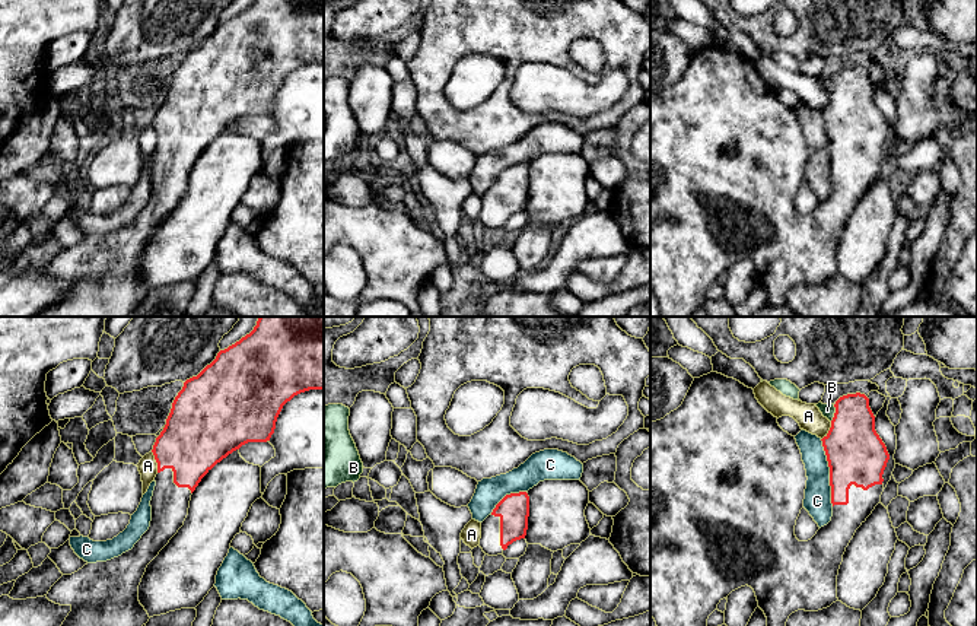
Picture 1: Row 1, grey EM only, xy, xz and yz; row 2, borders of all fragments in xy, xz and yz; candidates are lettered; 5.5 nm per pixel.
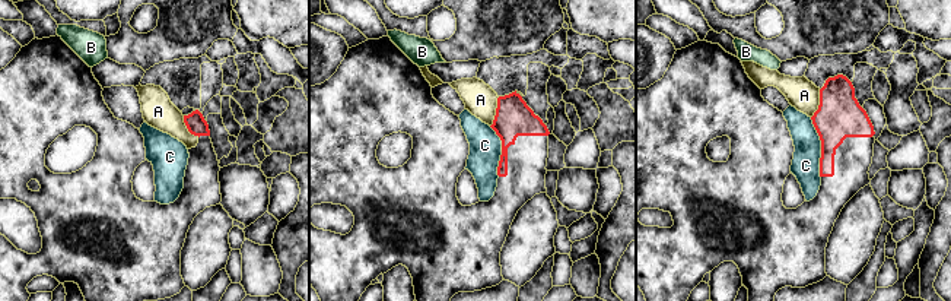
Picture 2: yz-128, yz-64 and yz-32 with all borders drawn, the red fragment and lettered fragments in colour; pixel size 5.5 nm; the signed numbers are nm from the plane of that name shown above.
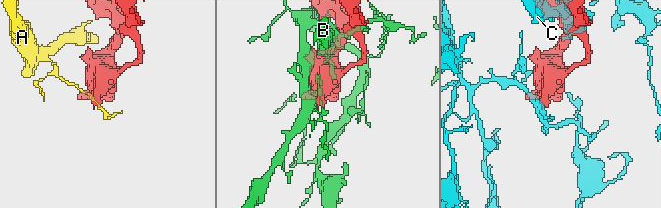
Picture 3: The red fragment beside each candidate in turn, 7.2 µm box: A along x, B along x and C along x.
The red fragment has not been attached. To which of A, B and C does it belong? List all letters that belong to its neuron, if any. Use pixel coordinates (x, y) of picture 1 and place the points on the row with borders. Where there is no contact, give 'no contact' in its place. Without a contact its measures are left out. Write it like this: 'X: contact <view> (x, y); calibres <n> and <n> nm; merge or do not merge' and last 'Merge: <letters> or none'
A: contact xy (156, 461); calibres 360 and 110 nm; do not merge
B: contact yz (834, 413); calibres 320 and 70 nm; do not merge
C: contact yz (830, 473); calibres 320 and 150 nm; do not merge
Merge: none

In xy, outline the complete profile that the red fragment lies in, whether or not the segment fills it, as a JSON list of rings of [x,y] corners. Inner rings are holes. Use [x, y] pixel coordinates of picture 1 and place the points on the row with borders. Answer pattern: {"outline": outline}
{"outline": [[[260,317],[249,334],[220,350],[216,359],[197,376],[187,379],[175,397],[166,425],[152,449],[157,463],[157,474],[150,501],[152,521],[149,530],[131,550],[106,562],[87,563],[71,575],[63,575],[51,587],[47,598],[55,604],[71,607],[61,626],[146,625],[150,617],[139,601],[139,585],[147,565],[184,525],[191,495],[201,479],[242,445],[270,441],[283,406],[295,395],[309,390],[324,390],[324,317]]]}

